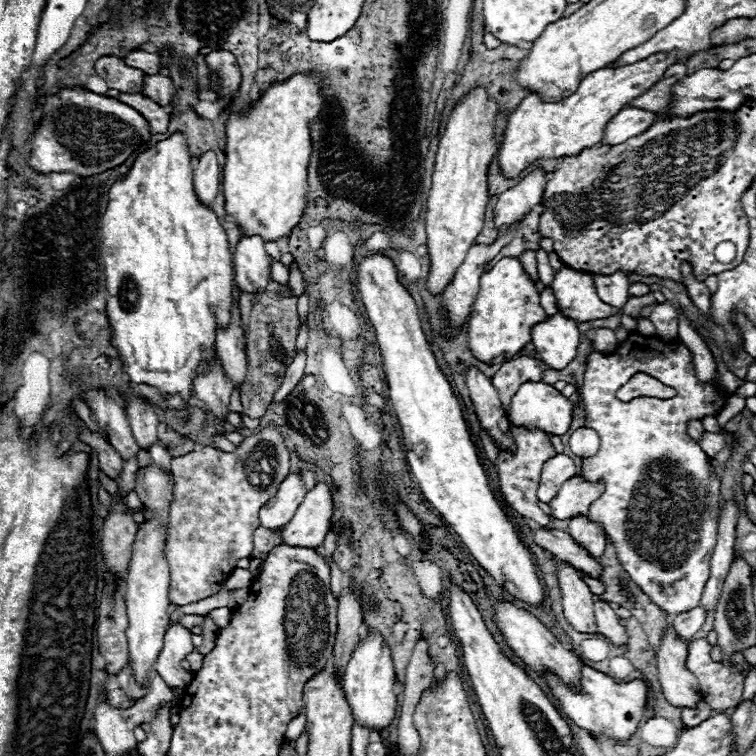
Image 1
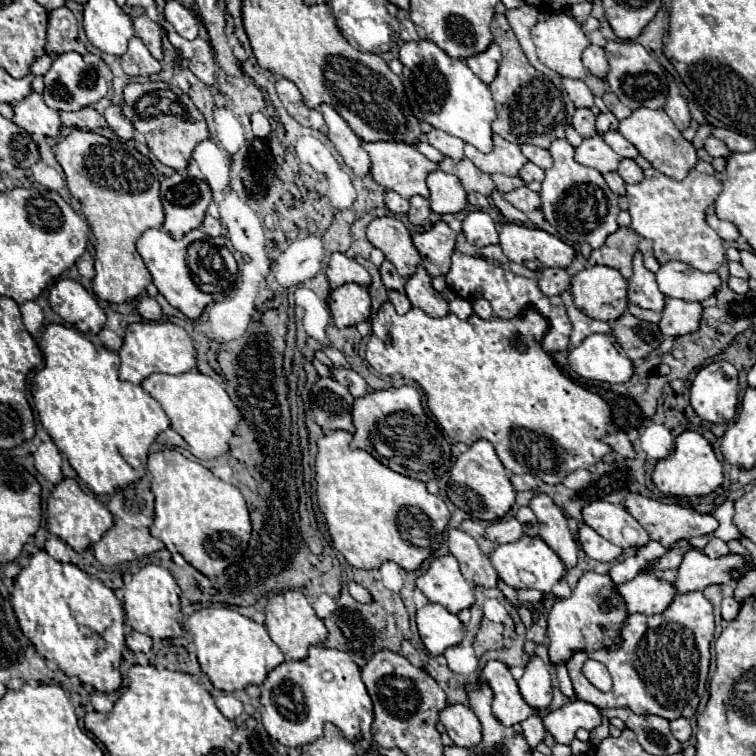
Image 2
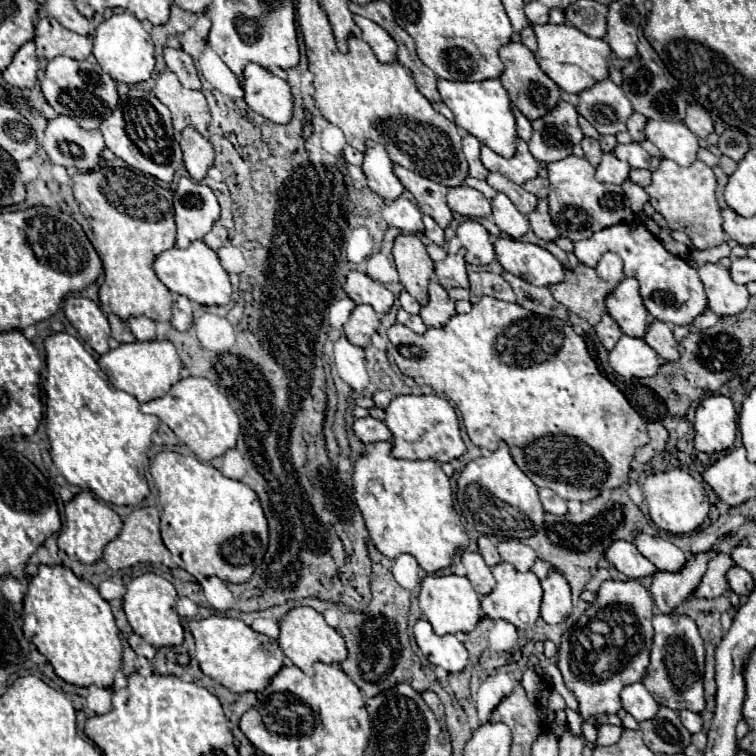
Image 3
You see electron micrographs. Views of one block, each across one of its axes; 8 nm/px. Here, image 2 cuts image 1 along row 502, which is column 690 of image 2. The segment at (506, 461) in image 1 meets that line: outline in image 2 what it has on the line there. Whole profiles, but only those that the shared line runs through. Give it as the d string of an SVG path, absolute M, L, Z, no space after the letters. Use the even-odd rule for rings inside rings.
M628 492L626 496L626 510L650 532L650 538L654 542L660 542L664 548L670 548L678 540L688 540L694 536L708 536L718 528L718 520L712 514L698 514L692 508L684 508L678 504L664 504L660 500L650 500L640 494Z

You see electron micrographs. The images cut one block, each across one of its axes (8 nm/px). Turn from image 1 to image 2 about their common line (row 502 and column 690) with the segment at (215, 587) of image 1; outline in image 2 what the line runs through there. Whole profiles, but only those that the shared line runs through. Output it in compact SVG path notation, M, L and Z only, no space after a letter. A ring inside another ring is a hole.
M648 168L640 184L626 186L626 198L630 202L632 230L654 242L654 254L660 264L670 260L682 260L702 272L716 272L724 262L722 238L706 224L706 208L714 204L722 192L722 182L716 176L690 170L684 180L668 178L666 174Z

